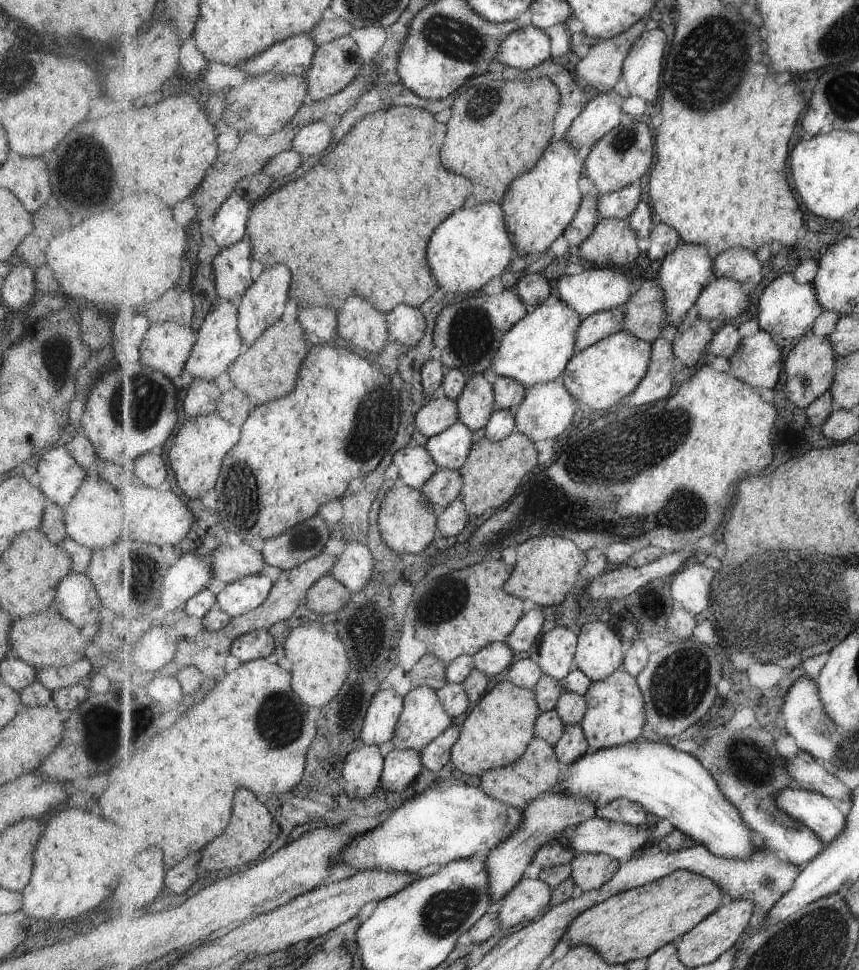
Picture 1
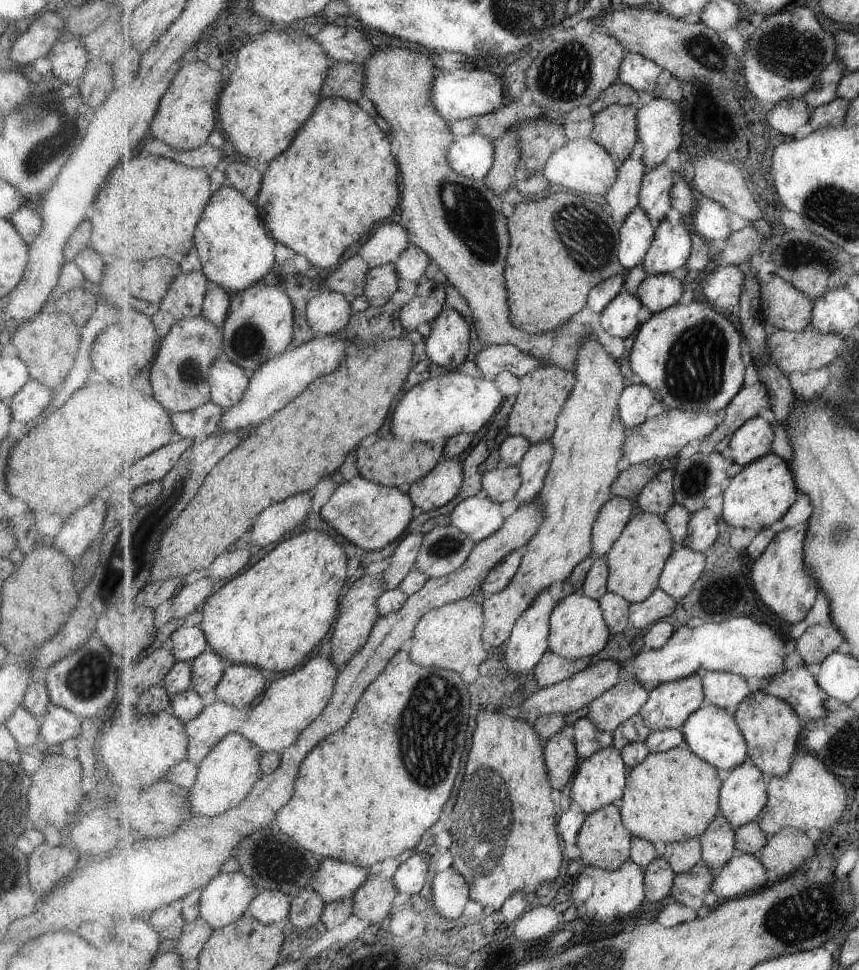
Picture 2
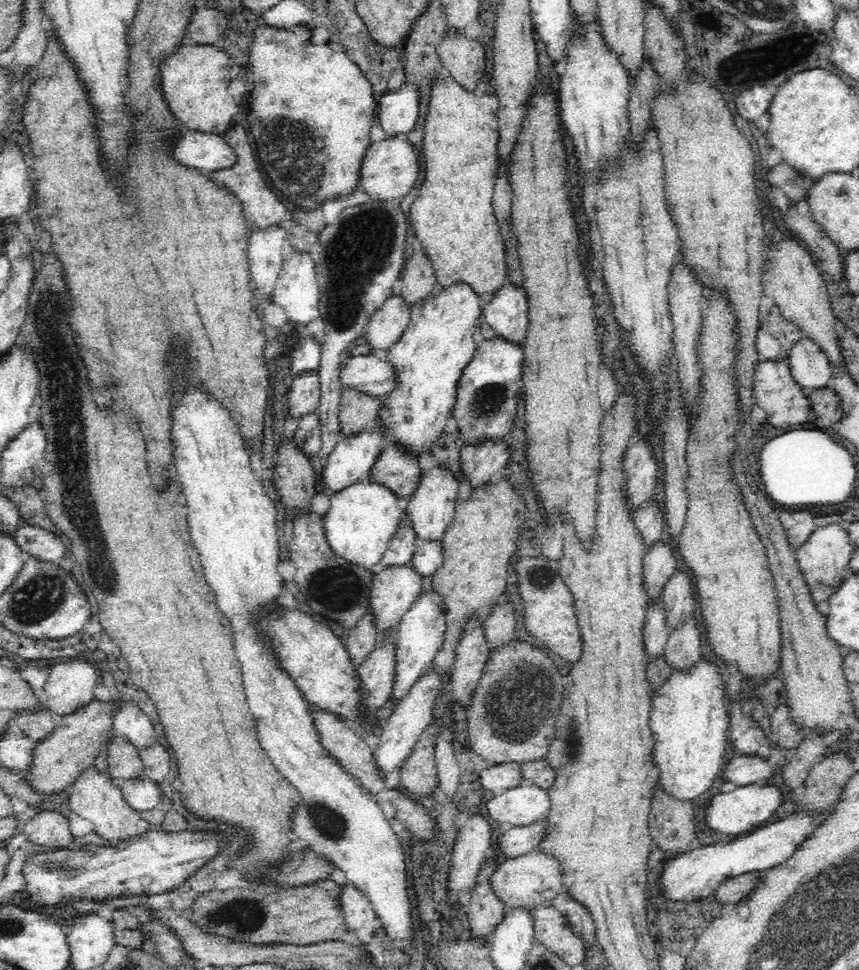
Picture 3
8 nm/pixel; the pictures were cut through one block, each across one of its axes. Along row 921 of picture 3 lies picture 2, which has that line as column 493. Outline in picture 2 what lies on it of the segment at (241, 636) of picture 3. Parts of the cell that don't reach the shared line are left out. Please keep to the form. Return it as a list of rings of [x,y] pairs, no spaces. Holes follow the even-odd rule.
[[[448,370],[443,376],[417,384],[399,400],[392,413],[389,434],[407,447],[436,444],[443,448],[453,436],[461,433],[477,434],[499,410],[504,398],[496,380],[473,378]]]

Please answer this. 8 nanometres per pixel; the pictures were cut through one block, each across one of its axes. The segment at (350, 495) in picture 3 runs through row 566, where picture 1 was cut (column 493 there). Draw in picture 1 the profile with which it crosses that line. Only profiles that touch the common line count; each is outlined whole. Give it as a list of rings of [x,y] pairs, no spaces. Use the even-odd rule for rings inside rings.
[[[559,298],[557,303],[547,306],[540,304],[531,309],[527,316],[520,320],[503,337],[500,349],[486,376],[501,376],[521,382],[525,388],[535,387],[537,384],[547,384],[562,379],[567,371],[567,364],[578,354],[577,332],[584,318],[574,308]]]

